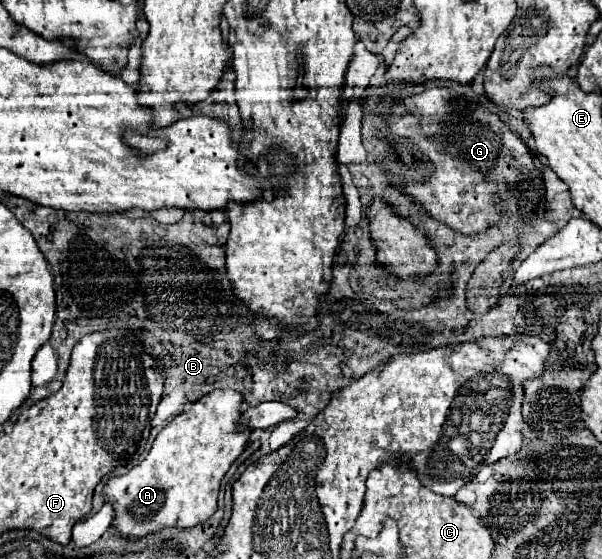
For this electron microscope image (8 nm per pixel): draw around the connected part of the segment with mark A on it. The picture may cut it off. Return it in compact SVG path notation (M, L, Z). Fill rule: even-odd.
M232 388L212 390L210 394L198 398L188 412L182 412L168 426L164 426L164 430L156 436L148 456L138 466L134 466L124 476L108 478L104 486L104 498L106 502L114 504L114 524L122 536L144 536L148 532L158 532L164 526L192 528L216 512L220 482L230 464L246 450L252 432L250 428L240 428L238 420L242 414L242 402L242 394Z

